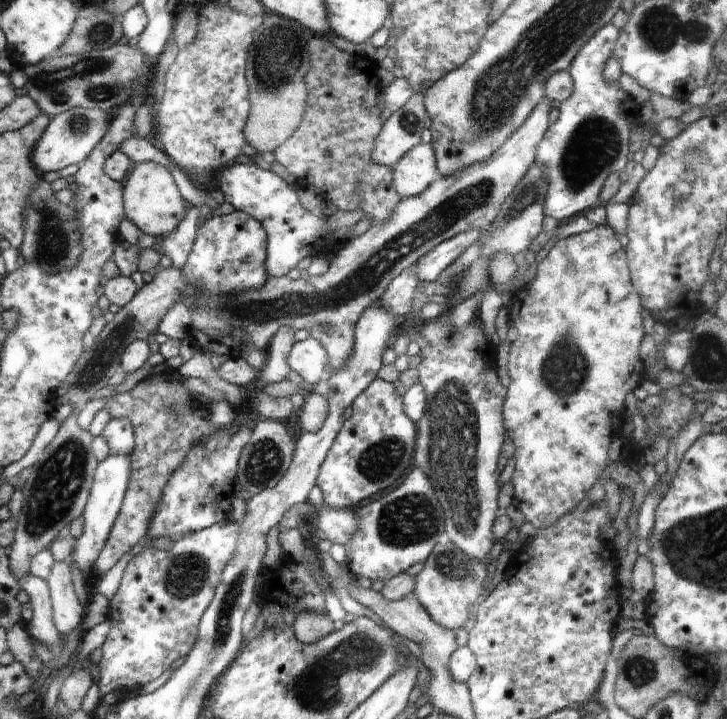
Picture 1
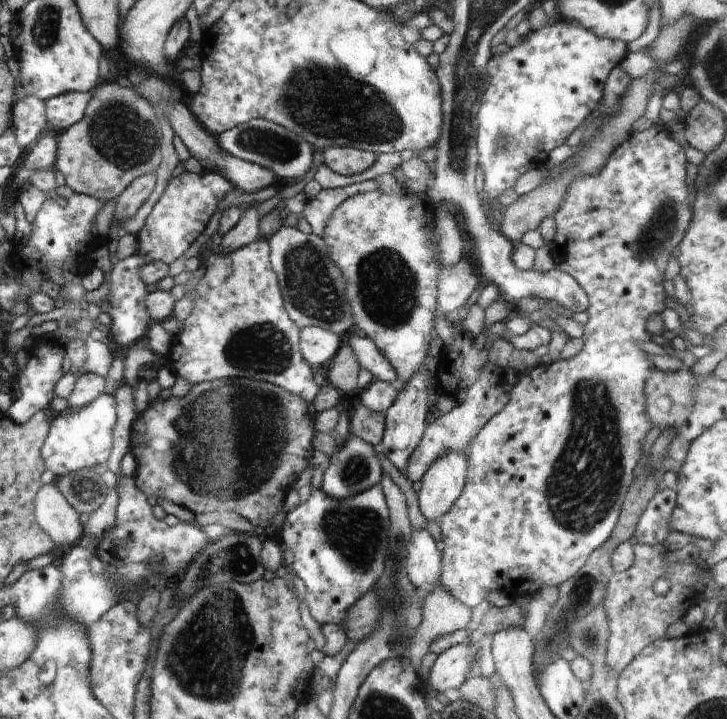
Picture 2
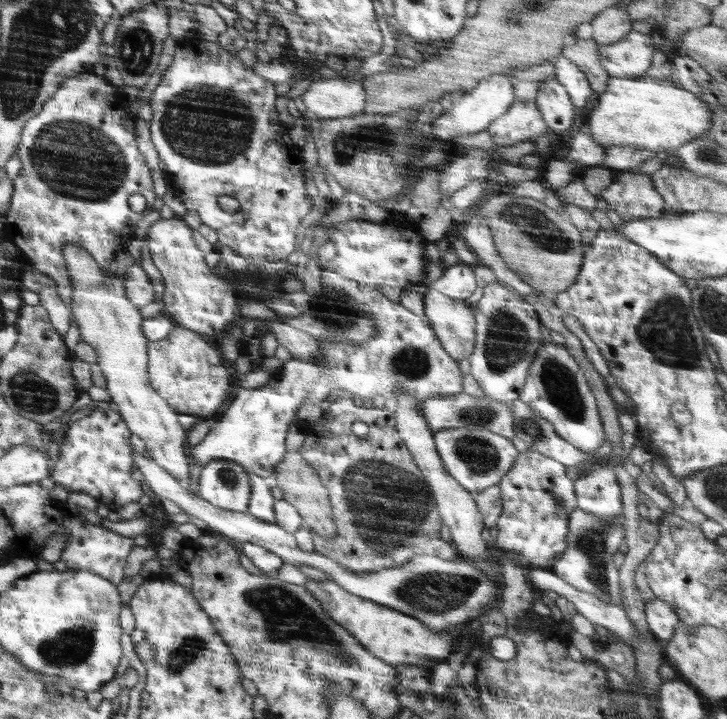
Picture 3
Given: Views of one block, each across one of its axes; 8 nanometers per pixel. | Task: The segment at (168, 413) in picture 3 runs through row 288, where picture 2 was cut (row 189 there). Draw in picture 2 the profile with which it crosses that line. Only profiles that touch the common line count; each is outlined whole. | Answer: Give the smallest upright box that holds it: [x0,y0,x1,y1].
[54,77,163,202]

